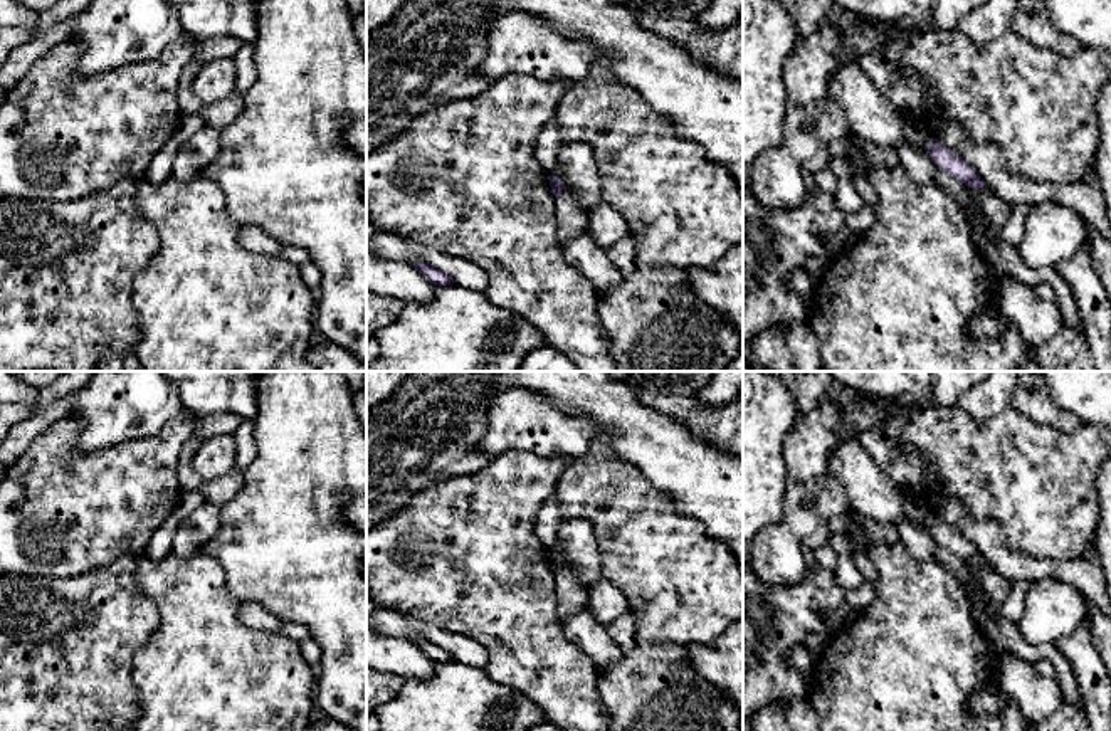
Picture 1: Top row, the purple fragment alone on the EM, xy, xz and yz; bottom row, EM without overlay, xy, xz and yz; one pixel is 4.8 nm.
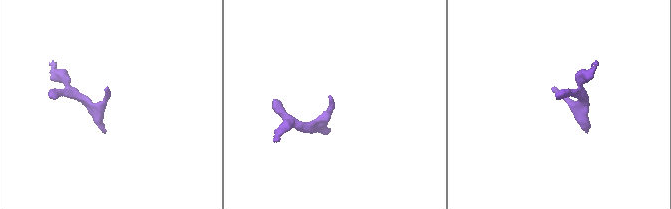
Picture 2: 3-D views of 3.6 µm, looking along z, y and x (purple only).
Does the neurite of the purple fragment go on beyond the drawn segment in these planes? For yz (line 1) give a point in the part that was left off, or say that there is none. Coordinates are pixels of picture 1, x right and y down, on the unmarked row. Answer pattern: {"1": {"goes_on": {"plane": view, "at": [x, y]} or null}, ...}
{"1": {"goes_on": {"plane": "yz", "at": [915, 510]}}}

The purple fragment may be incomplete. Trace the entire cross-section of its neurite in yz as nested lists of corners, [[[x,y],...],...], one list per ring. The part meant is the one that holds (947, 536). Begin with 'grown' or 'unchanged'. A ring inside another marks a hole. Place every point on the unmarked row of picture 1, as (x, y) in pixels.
grown; [[[901,491],[901,502],[904,516],[914,523],[923,523],[940,546],[971,565],[987,563],[977,546],[958,529],[940,519],[914,491]]]

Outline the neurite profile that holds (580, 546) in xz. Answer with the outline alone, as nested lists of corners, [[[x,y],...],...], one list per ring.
[[[566,521],[556,536],[565,548],[565,563],[575,568],[587,590],[603,580],[598,544],[588,521]]]

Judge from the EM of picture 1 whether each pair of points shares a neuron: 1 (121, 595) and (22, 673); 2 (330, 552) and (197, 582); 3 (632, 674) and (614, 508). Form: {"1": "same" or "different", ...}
{"1": "same", "2": "different", "3": "different"}

